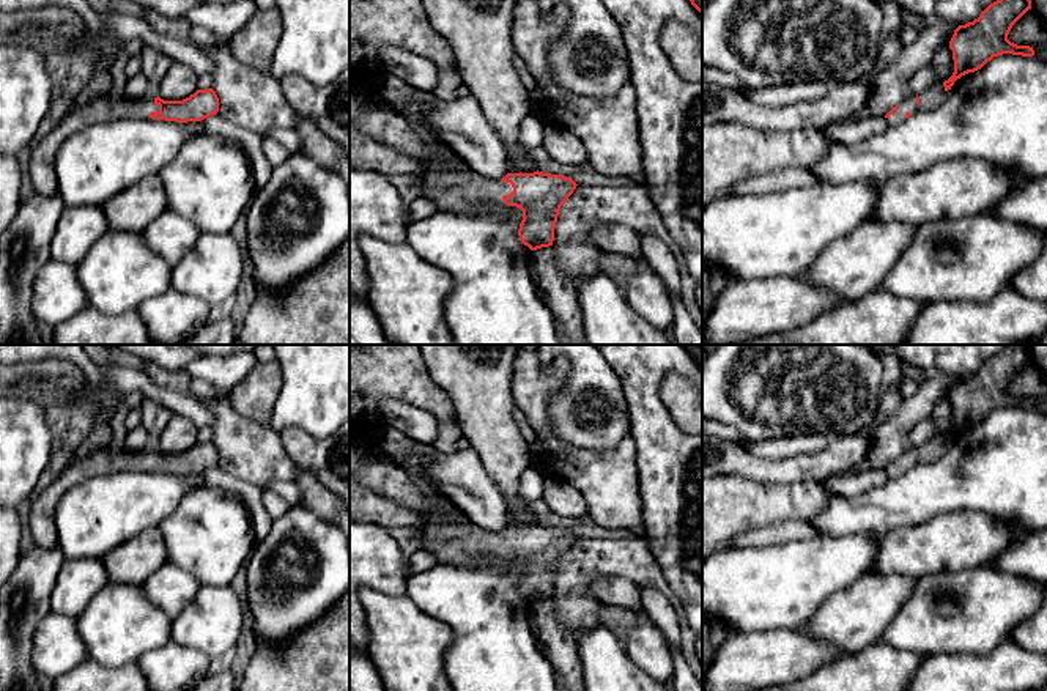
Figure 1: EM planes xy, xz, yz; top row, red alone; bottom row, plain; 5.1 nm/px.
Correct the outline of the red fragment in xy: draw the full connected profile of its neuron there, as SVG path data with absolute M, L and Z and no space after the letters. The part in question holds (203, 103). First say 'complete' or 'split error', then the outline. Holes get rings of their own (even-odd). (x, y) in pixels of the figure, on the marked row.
split error; M213 88L197 90L183 101L157 98L129 99L105 94L83 107L72 109L39 143L28 146L30 162L27 176L35 190L43 195L58 194L55 154L63 140L85 127L120 118L165 120L176 123L202 121L219 112L219 98Z

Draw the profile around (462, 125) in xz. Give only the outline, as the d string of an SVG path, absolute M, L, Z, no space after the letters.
M425 91L422 99L409 99L403 112L424 123L471 170L498 181L509 173L505 148L471 91L450 102Z

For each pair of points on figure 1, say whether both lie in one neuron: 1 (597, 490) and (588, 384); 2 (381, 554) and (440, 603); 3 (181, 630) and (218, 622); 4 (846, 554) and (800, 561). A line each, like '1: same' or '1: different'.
1: different
2: different
3: same
4: same

